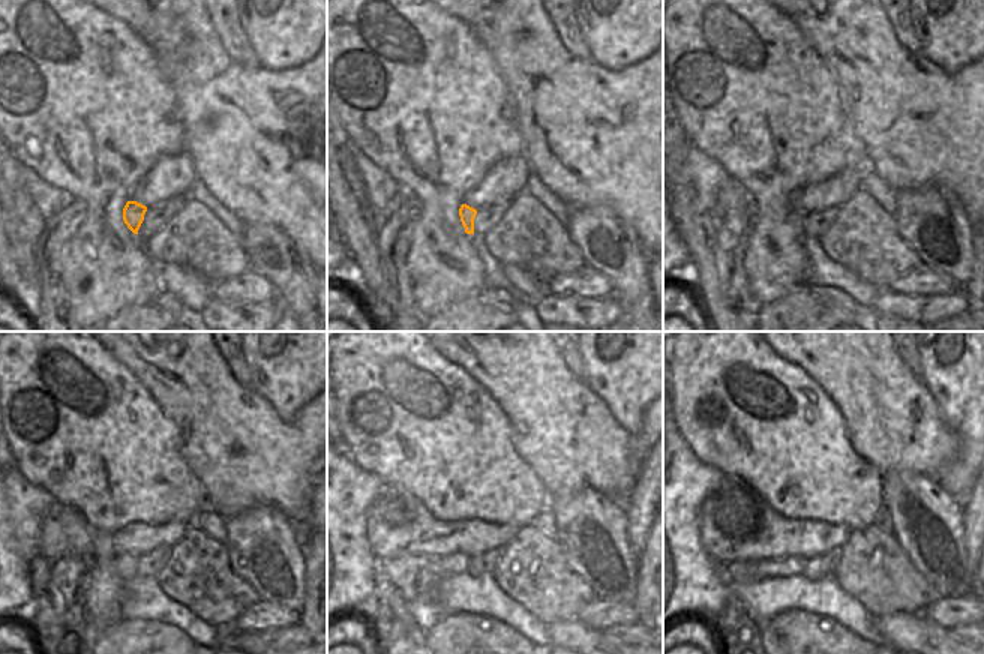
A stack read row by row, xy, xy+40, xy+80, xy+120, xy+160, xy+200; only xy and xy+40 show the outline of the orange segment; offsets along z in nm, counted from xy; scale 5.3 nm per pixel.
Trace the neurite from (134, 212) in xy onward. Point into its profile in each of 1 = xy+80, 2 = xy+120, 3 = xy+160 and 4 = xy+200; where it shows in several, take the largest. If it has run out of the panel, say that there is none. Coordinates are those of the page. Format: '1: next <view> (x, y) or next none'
1: next xy+80 (798, 219)
2: next xy+120 (125, 564)
3: next xy+160 (450, 564)
4: next xy+200 (768, 567)

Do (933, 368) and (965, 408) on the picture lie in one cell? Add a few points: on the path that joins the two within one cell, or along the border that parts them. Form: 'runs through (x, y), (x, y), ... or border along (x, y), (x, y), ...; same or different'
runs through (944, 378), (963, 398); same

